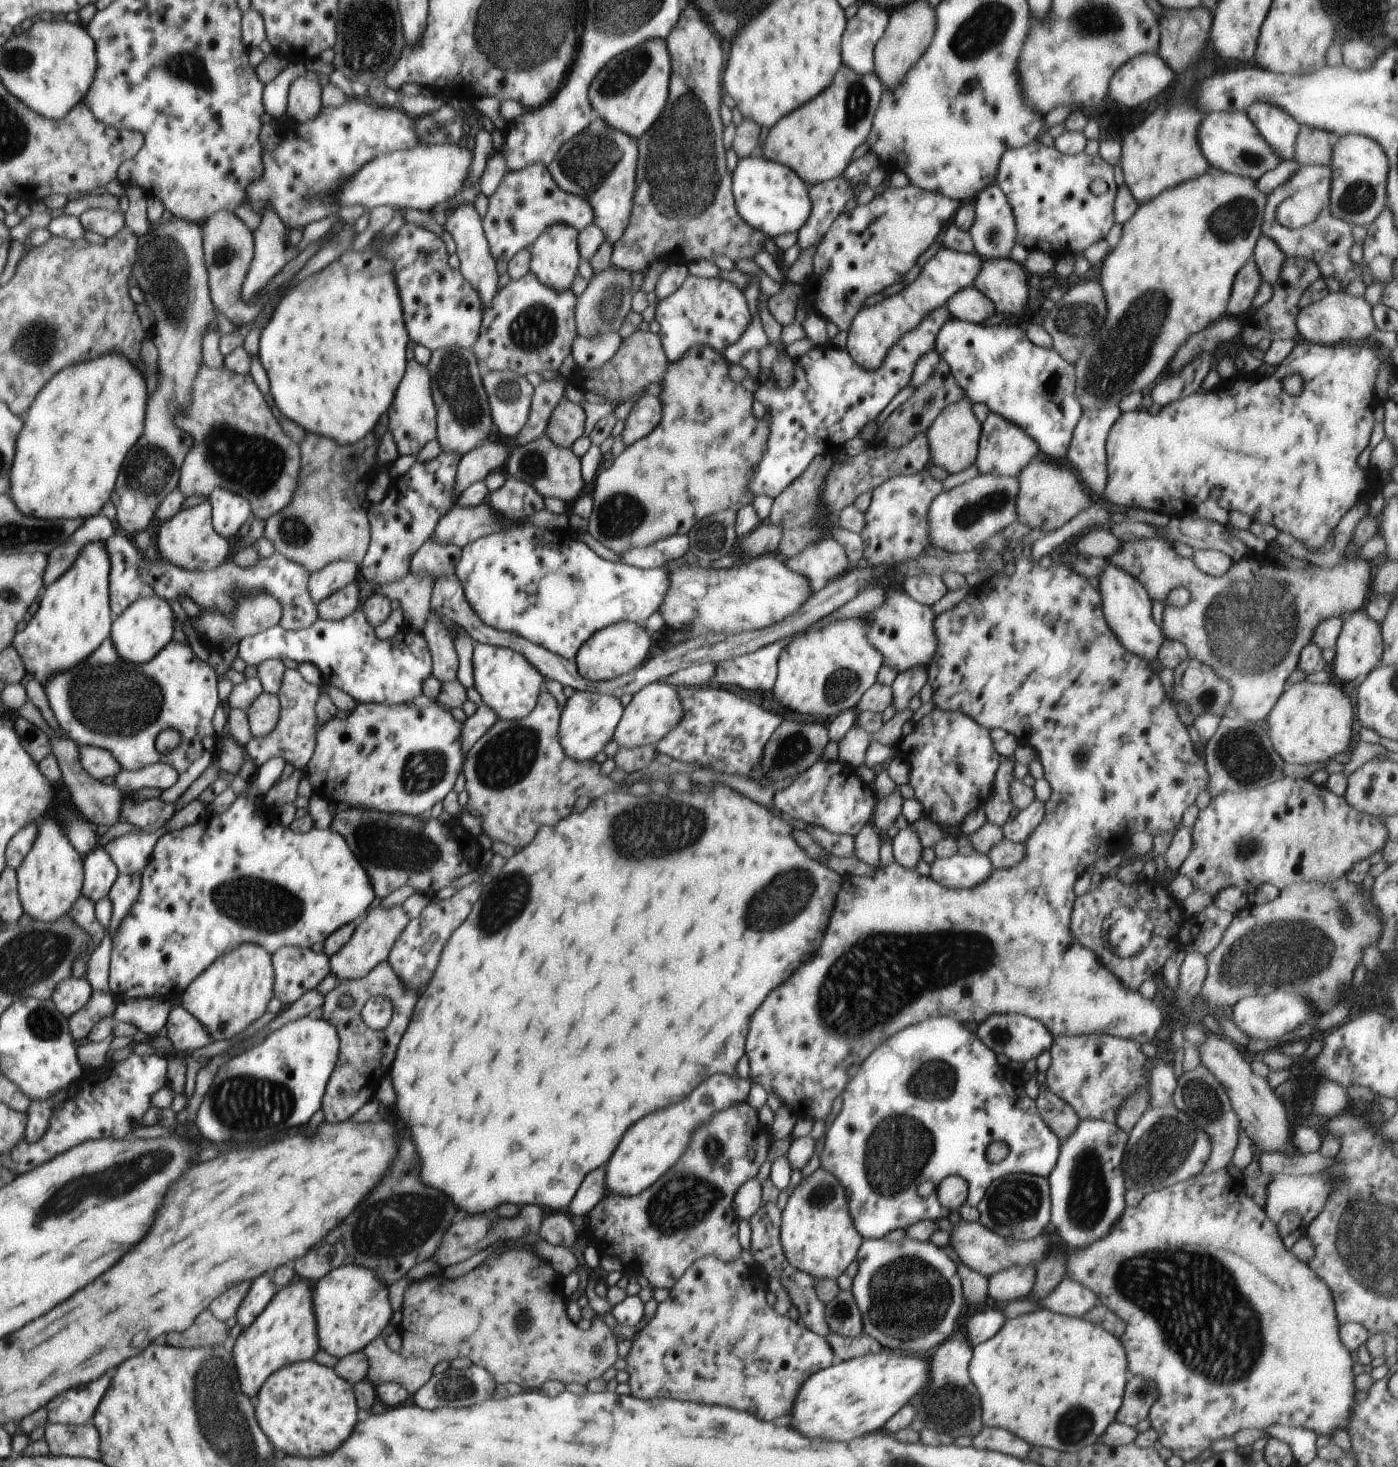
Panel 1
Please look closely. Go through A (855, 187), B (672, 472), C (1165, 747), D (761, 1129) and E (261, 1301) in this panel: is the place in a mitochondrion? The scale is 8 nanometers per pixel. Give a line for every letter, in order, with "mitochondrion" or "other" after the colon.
A: other
B: other
C: other
D: other
E: other

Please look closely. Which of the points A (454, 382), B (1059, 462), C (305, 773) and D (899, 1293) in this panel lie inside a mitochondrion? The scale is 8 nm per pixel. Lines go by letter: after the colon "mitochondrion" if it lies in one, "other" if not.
A: mitochondrion
B: other
C: other
D: mitochondrion

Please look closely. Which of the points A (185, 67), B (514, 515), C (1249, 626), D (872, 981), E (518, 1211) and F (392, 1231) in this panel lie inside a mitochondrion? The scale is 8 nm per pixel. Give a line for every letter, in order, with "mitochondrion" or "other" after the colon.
A: mitochondrion
B: other
C: mitochondrion
D: mitochondrion
E: other
F: mitochondrion

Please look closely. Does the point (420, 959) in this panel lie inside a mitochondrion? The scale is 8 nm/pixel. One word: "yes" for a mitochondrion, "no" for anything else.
no

